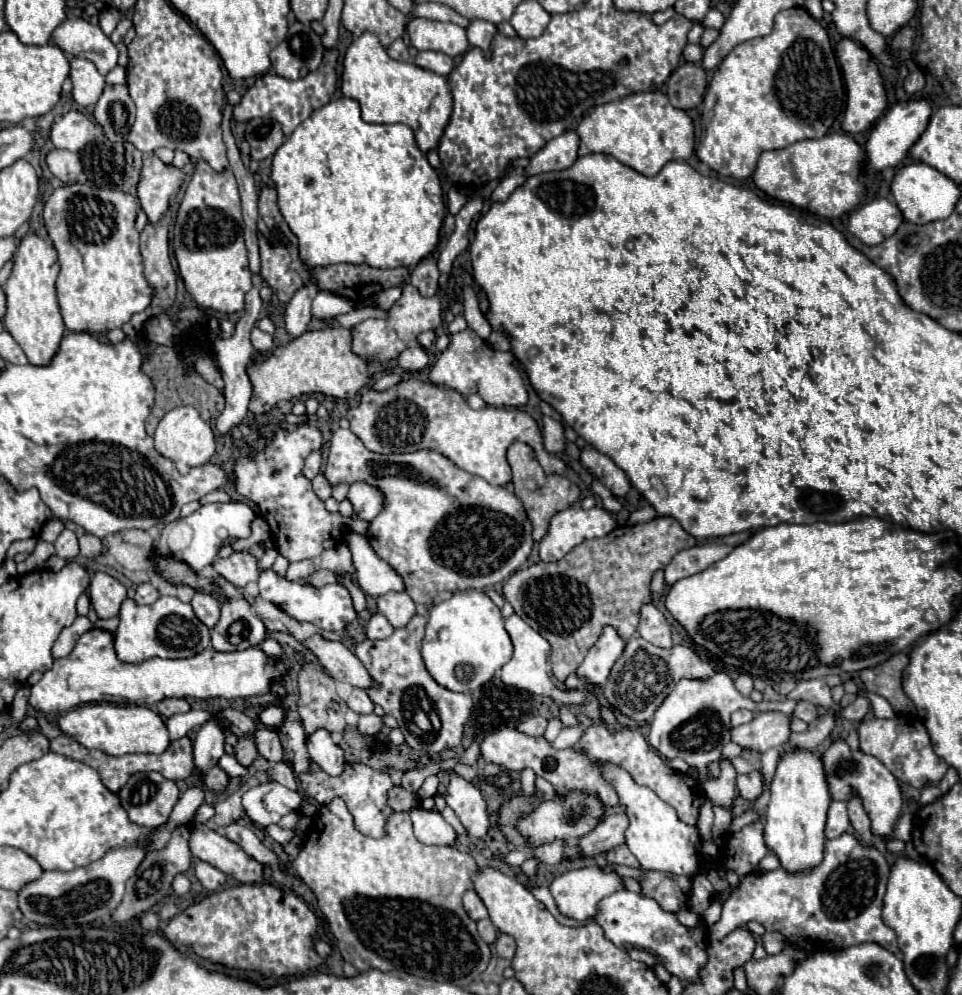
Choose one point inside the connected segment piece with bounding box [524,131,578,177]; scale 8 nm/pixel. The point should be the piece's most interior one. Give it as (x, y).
(560, 153)

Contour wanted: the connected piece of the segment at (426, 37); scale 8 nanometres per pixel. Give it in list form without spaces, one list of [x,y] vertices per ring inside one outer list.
[[[412,17],[408,21],[408,35],[410,43],[418,49],[440,51],[448,57],[458,57],[468,51],[466,31],[454,23],[440,23],[422,17]]]

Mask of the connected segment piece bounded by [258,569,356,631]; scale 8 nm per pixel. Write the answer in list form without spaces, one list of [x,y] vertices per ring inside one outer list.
[[[268,569],[260,573],[260,579],[258,579],[258,585],[260,585],[260,597],[270,601],[270,603],[276,603],[276,605],[282,605],[284,611],[298,619],[298,621],[310,621],[314,625],[318,625],[320,629],[326,629],[326,631],[344,631],[344,627],[356,619],[356,611],[352,607],[352,599],[346,591],[344,585],[326,585],[326,587],[304,587],[304,585],[298,585],[298,583],[290,583],[282,577],[278,577],[274,571]]]

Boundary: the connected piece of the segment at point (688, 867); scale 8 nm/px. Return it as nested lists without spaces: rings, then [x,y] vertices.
[[[598,761],[598,767],[602,769],[602,777],[616,789],[620,805],[626,807],[626,815],[630,819],[630,825],[626,829],[626,845],[638,859],[640,867],[646,871],[662,871],[672,875],[694,875],[702,867],[702,839],[698,835],[698,829],[678,821],[674,809],[670,809],[670,805],[666,805],[654,791],[638,785],[624,767],[608,761]]]

